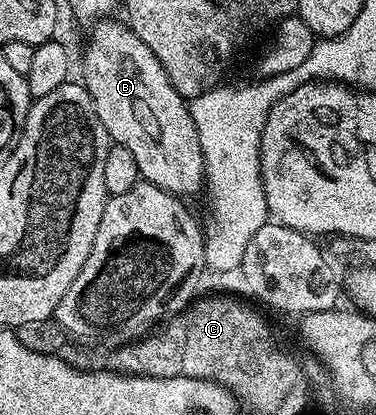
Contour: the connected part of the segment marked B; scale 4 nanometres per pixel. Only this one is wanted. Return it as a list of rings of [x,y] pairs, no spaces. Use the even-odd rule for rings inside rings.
[[[108,17],[97,22],[91,28],[92,36],[84,47],[83,82],[94,101],[94,109],[98,113],[98,121],[106,129],[109,140],[117,147],[130,149],[134,161],[138,161],[141,180],[158,185],[158,189],[166,189],[171,195],[189,197],[205,190],[204,158],[200,134],[194,125],[194,117],[190,117],[188,103],[174,89],[170,77],[166,77],[166,69],[158,65],[158,57],[142,45],[142,41],[133,33],[132,28],[123,22],[115,23],[115,18]]]

